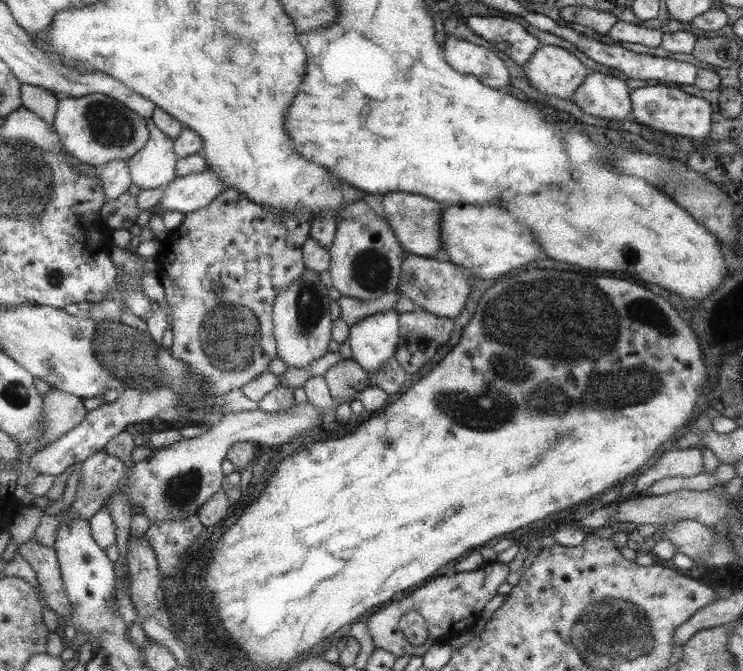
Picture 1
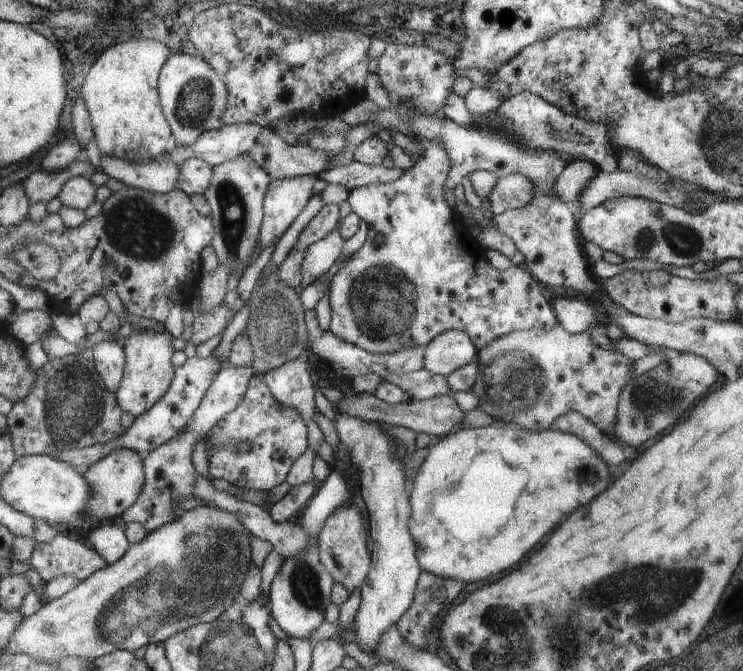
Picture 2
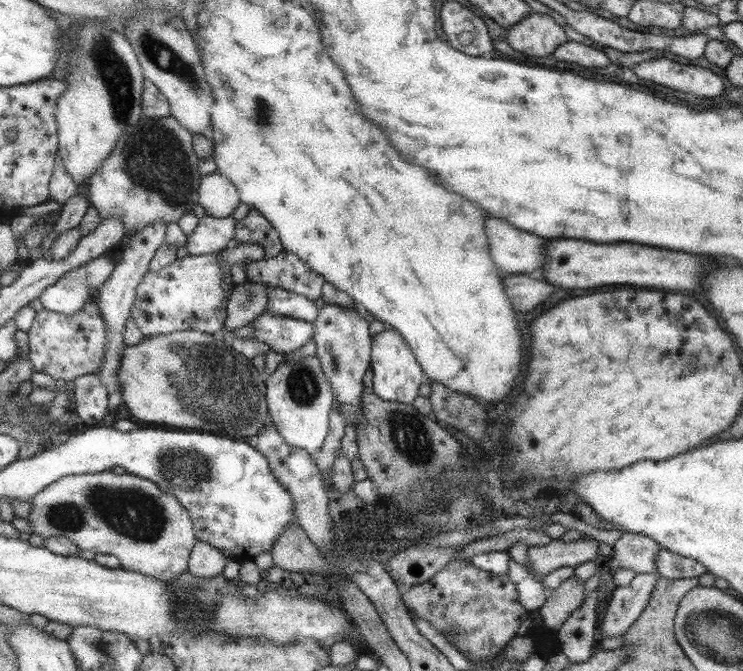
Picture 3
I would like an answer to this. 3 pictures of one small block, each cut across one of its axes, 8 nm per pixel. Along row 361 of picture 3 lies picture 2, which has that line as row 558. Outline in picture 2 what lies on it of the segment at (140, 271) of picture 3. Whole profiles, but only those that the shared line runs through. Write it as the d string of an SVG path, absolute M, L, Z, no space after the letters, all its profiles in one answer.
M114 522L113 524L106 524L106 526L98 526L88 536L96 552L99 552L108 564L120 560L131 545L126 539L124 530L123 523Z

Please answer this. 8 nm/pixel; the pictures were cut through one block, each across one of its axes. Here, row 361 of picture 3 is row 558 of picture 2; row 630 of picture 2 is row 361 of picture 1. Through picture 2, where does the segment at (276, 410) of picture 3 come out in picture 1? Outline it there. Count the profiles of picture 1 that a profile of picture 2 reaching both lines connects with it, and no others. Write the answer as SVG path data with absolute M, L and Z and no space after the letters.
M306 268L300 277L275 298L274 334L278 342L278 355L287 367L308 369L312 363L328 353L333 329L330 312L333 301L328 295L329 287L327 278L318 271Z

